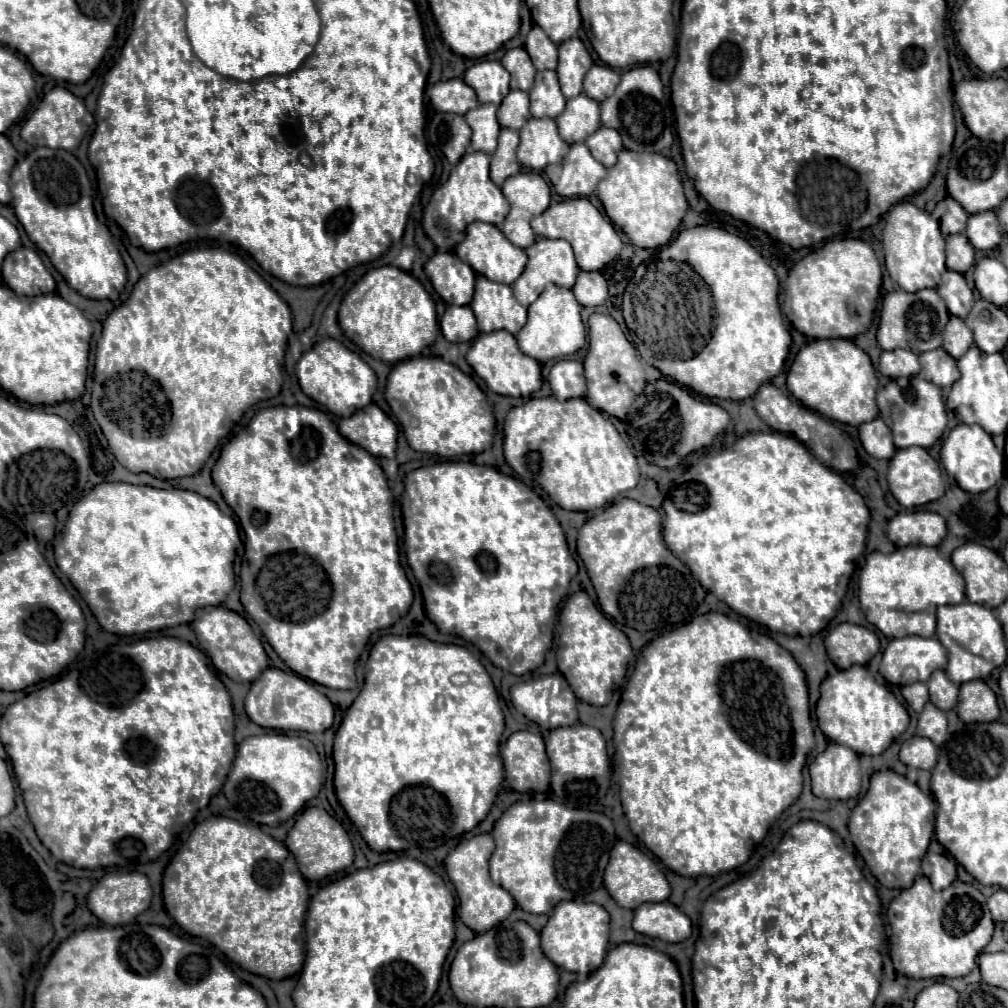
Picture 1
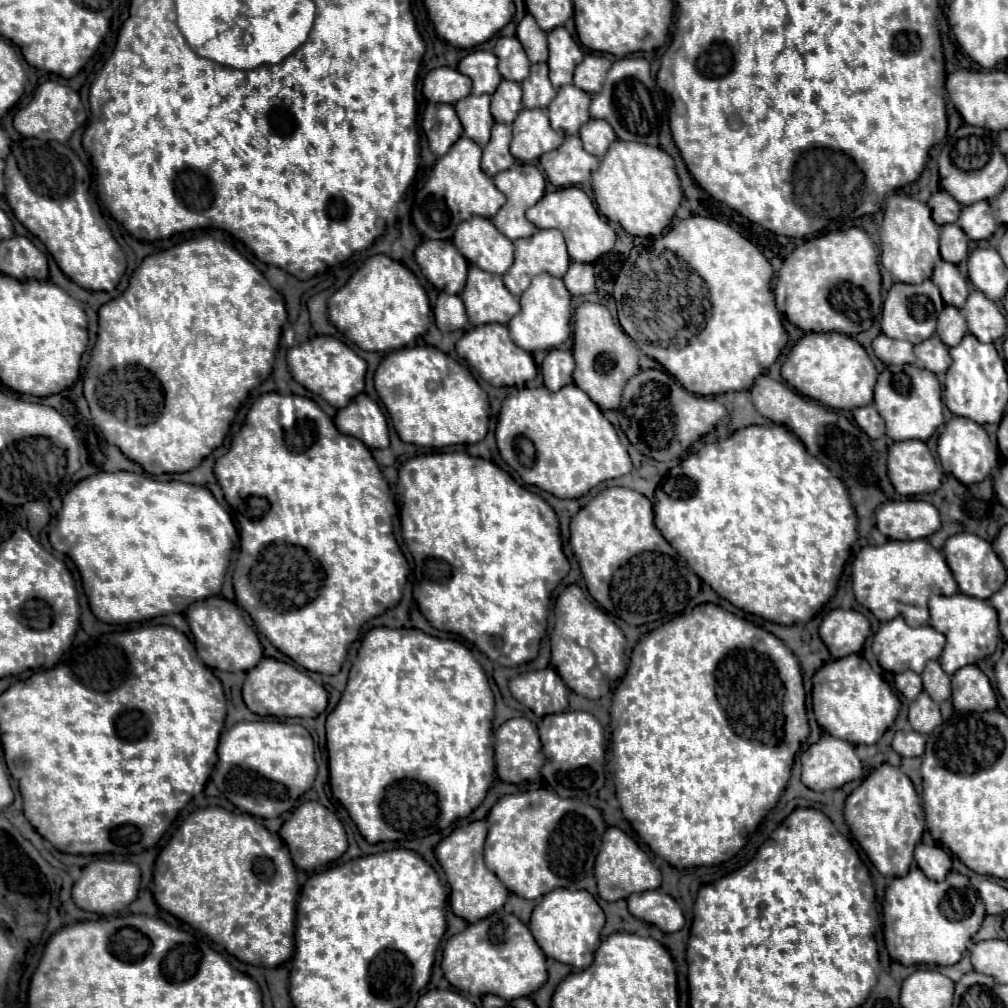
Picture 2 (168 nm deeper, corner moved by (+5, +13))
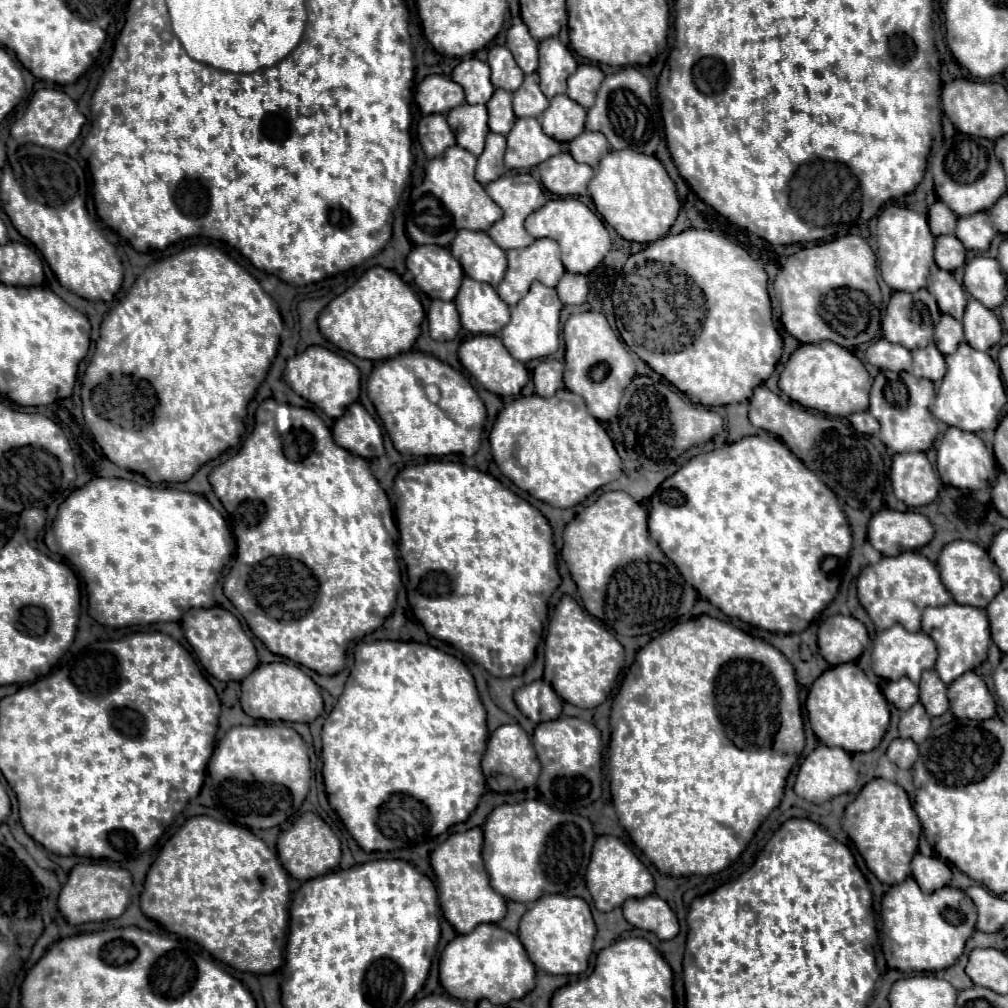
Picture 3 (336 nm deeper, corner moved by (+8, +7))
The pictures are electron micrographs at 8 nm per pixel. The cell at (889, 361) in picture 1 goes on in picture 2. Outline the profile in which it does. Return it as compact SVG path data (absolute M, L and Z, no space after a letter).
M878 335L872 341L876 357L886 363L886 365L906 365L914 363L914 353L912 353L912 343L904 339L890 339L886 335Z

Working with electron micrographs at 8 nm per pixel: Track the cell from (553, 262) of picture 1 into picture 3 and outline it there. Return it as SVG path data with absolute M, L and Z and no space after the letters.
M547 237L537 239L529 247L507 251L507 261L509 261L509 267L507 267L505 279L497 287L497 293L511 307L529 291L529 285L533 281L541 281L547 287L555 287L559 283L559 279L563 277L563 273L565 273L565 267L563 267L561 257L559 257L559 245L553 239L547 239Z

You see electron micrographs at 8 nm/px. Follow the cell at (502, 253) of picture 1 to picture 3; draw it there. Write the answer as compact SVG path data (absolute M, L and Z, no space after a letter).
M461 229L451 243L451 253L463 265L465 275L475 281L497 287L505 275L505 251L497 247L485 231Z

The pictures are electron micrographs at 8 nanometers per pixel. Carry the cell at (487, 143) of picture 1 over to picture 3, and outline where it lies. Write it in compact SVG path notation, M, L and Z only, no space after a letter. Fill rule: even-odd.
M459 105L449 111L447 123L457 137L457 145L471 151L473 155L483 153L485 137L489 133L487 127L487 107L485 105ZM451 119L451 121L449 121Z

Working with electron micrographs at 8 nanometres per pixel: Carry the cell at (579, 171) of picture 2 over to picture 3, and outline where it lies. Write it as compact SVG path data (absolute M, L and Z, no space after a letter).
M559 141L561 153L539 165L539 175L547 191L559 197L585 197L587 183L593 177L589 165L577 163L565 149L570 141Z

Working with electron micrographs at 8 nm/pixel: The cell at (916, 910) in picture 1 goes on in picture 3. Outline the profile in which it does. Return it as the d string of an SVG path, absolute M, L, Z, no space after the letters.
M909 877L899 885L893 885L883 897L883 955L887 965L899 971L941 971L951 967L963 953L965 941L973 935L977 923L977 911L973 901L959 889L943 887L935 893L923 893L915 879Z

